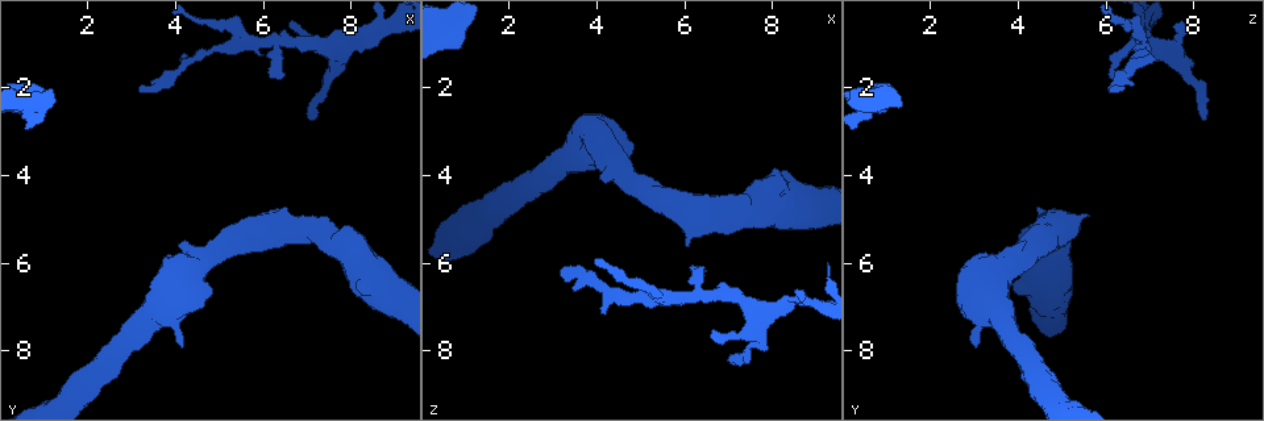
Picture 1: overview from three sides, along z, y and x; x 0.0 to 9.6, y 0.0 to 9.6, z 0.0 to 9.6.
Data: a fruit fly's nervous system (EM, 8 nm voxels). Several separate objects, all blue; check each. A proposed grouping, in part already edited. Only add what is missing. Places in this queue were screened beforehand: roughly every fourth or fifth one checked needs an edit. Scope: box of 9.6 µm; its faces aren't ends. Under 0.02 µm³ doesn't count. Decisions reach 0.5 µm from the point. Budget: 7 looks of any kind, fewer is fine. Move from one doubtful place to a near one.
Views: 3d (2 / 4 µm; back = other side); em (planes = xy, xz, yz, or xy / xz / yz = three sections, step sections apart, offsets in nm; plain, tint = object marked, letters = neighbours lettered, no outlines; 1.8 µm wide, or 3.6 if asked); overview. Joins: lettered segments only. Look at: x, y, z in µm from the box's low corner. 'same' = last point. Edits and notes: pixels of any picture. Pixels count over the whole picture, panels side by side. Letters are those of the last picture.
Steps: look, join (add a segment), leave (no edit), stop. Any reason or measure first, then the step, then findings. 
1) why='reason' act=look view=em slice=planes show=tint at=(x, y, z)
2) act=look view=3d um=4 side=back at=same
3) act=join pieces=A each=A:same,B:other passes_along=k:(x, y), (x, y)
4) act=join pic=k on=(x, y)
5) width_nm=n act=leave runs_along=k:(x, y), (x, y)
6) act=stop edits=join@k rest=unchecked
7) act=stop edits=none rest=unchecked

act=look view=em slice=xz step=8 show=letters at=(6.40, 1.75, 6.15)

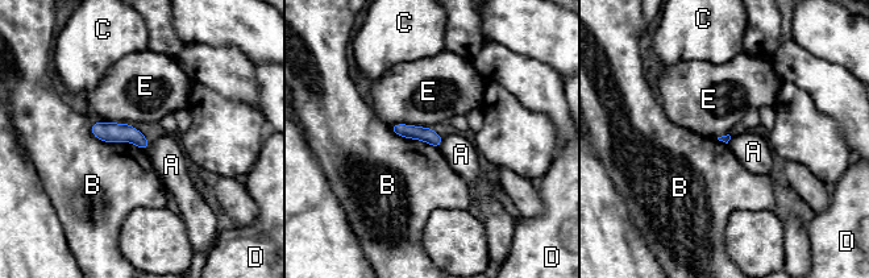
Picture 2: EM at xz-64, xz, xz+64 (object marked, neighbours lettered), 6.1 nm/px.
why='cut it another way' act=look view=em slice=planes show=letters at=same

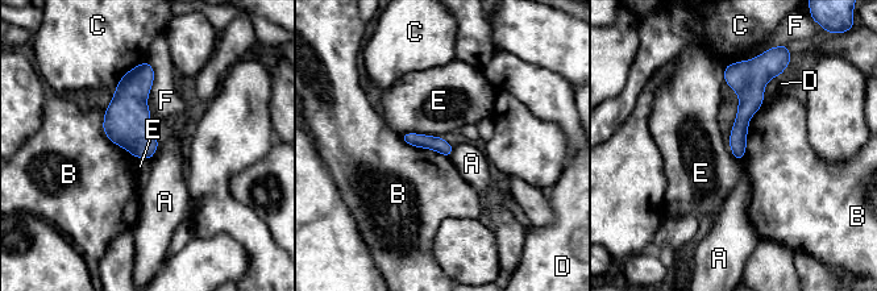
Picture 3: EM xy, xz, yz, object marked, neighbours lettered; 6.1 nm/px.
act=leave each=A:other,B:other,C:other,D:other,E:other,F:other runs_along=3:(731, 67), (745, 83), (740, 154) found='none of them fits'

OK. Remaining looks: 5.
why='branch stops here' act=look view=em um=3.6 slice=yz step=8 show=tint at=(7.00, 2.65, 8.20)

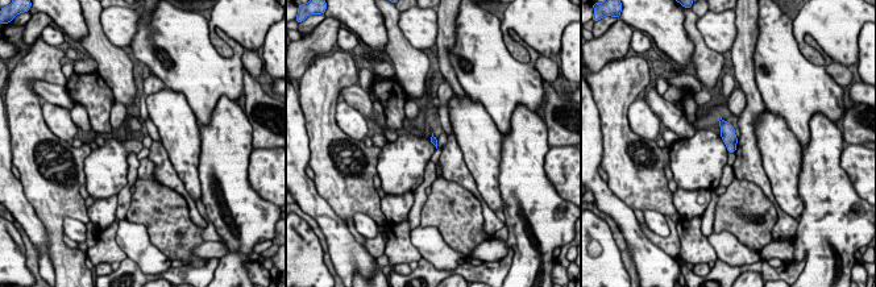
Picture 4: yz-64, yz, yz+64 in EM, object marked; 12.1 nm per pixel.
why='another direction' act=look view=em um=3.6 slice=xz step=4 show=letters at=same

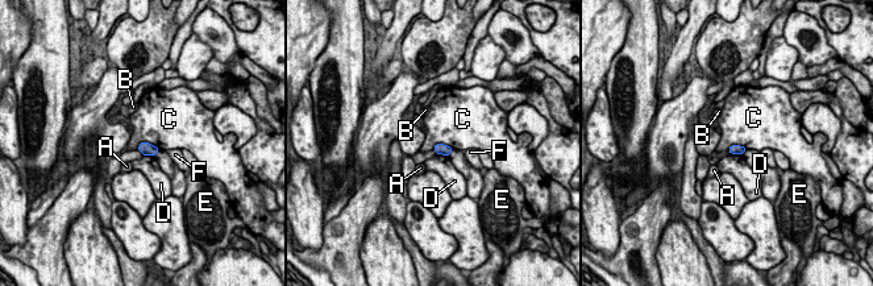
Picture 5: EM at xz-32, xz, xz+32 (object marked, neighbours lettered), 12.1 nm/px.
act=leave each=A:other,B:other,C:other,D:other,E:other,F:other border=5:(137, 145), (150, 142), (158, 149) found='no lettered segment goes on from it'

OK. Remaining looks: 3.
why='branch stops here' act=look view=em slice=planes show=plain at=(3.40, 1.95, 6.40)

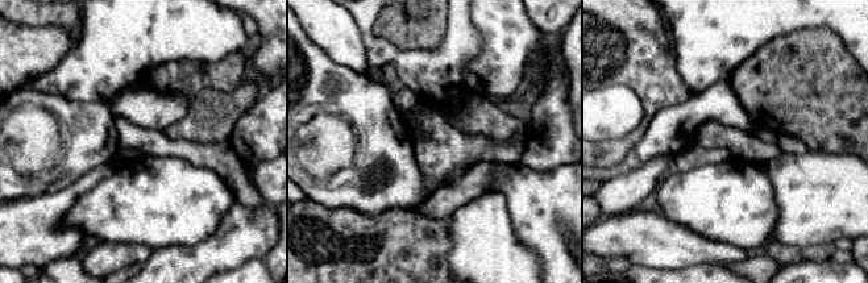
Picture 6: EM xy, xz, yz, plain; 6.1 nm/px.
act=look view=em slice=planes show=letters at=same

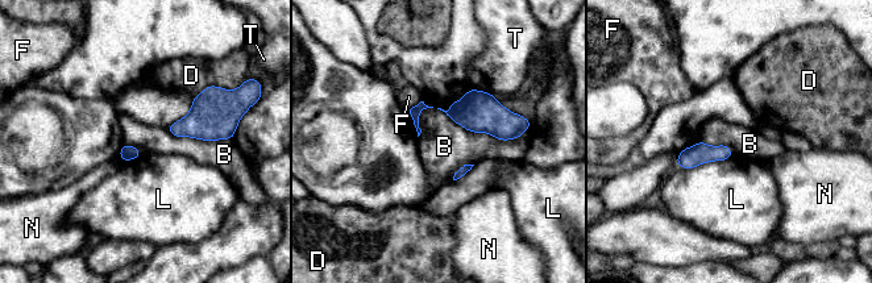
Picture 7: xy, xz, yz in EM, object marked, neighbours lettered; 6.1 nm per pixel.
act=leave each=B:other,D:other,F:other,L:other,N:other,T:other border=7:(436, 108), (501, 140), (528, 129) found='no lettered segment goes on from it'

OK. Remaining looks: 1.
act=stop edits=none rest=unchecked

